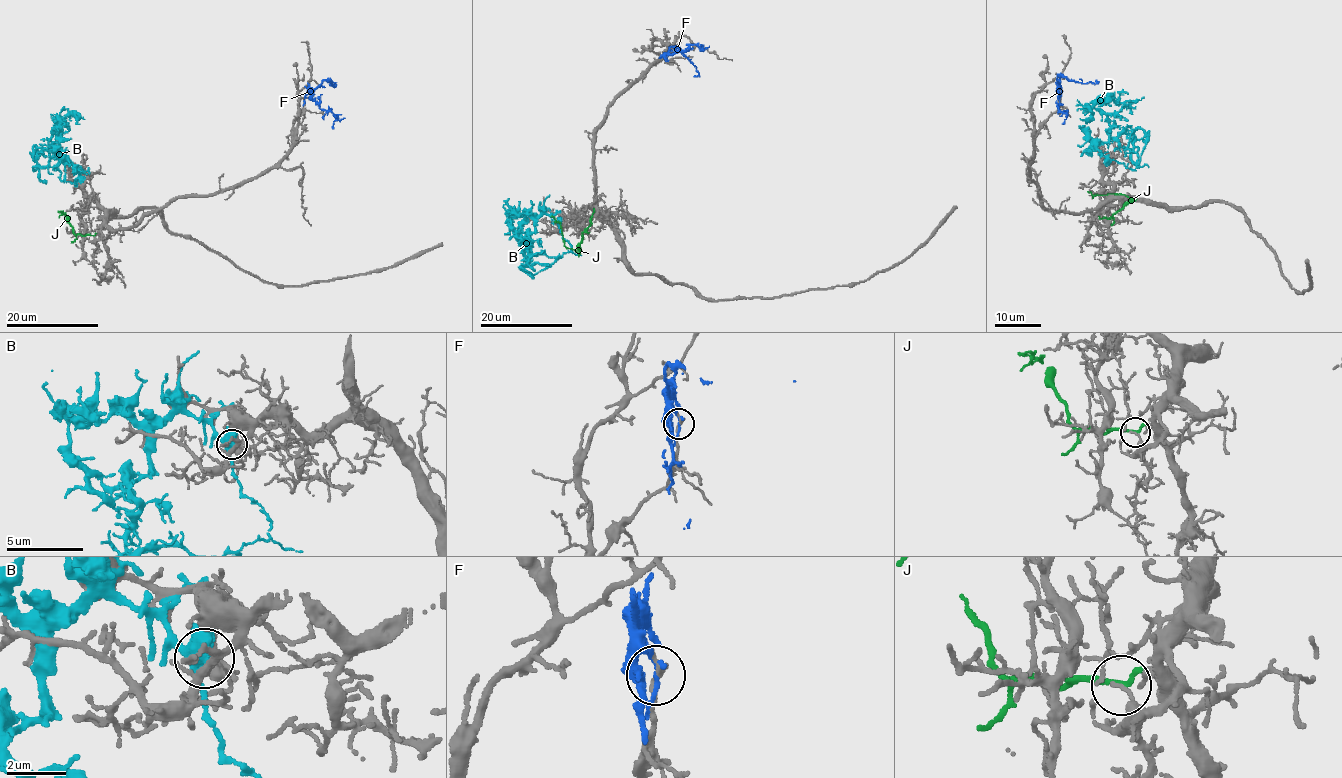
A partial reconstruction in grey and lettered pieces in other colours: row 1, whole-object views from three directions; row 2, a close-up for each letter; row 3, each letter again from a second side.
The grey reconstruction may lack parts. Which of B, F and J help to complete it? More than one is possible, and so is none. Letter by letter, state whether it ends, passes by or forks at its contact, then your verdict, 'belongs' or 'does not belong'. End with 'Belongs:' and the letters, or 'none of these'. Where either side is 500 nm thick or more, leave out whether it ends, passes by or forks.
B: it forks | does not belong
F: it passes by | does not belong
J: it ends | does not belong
Belongs: none of these

